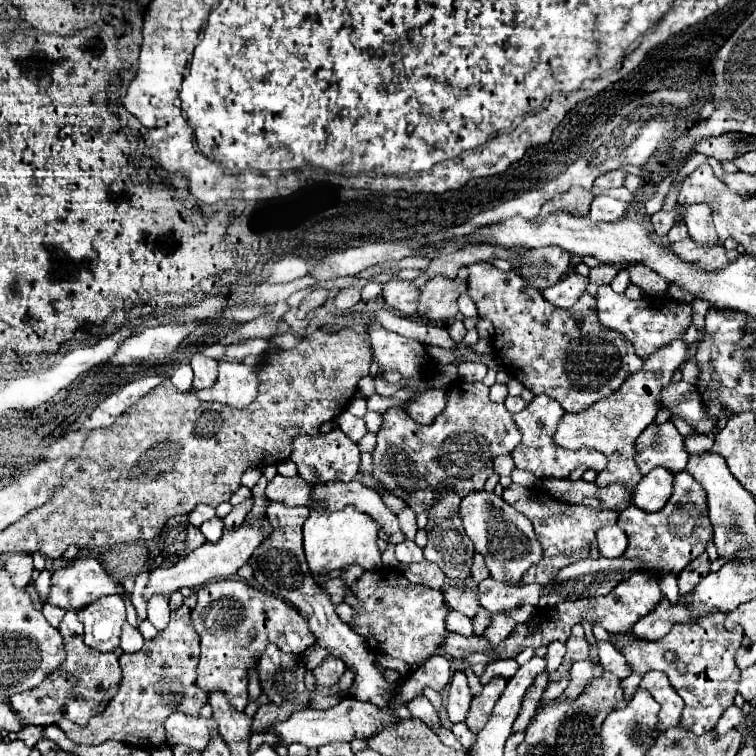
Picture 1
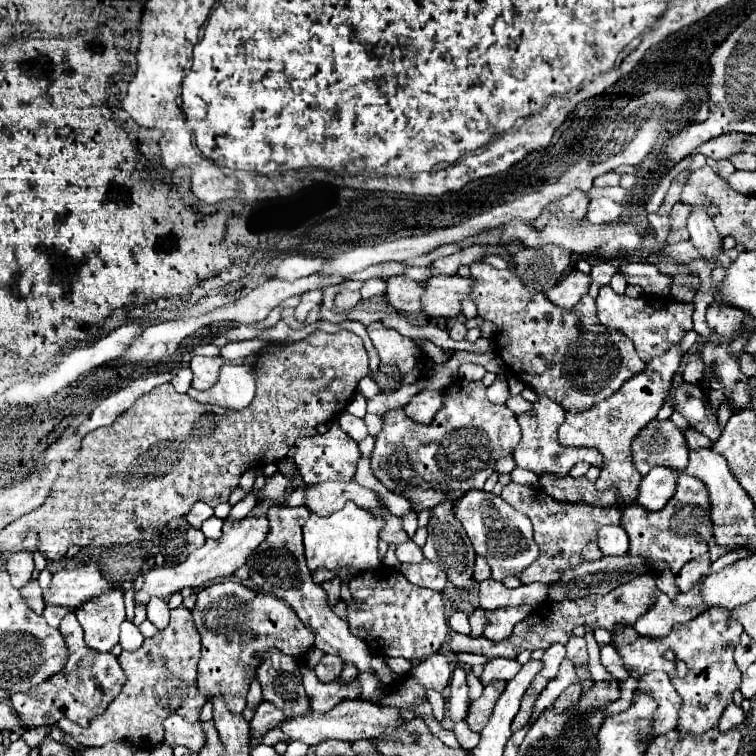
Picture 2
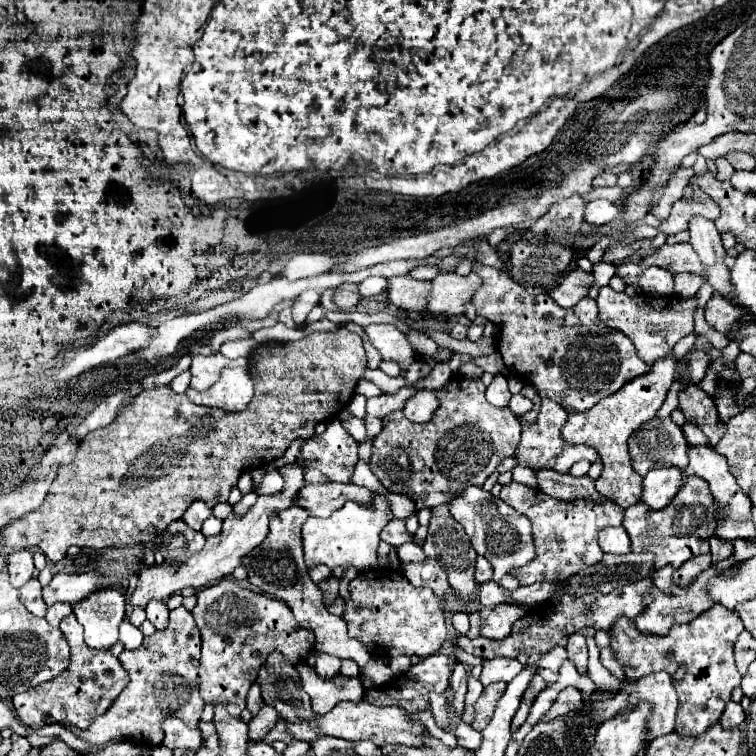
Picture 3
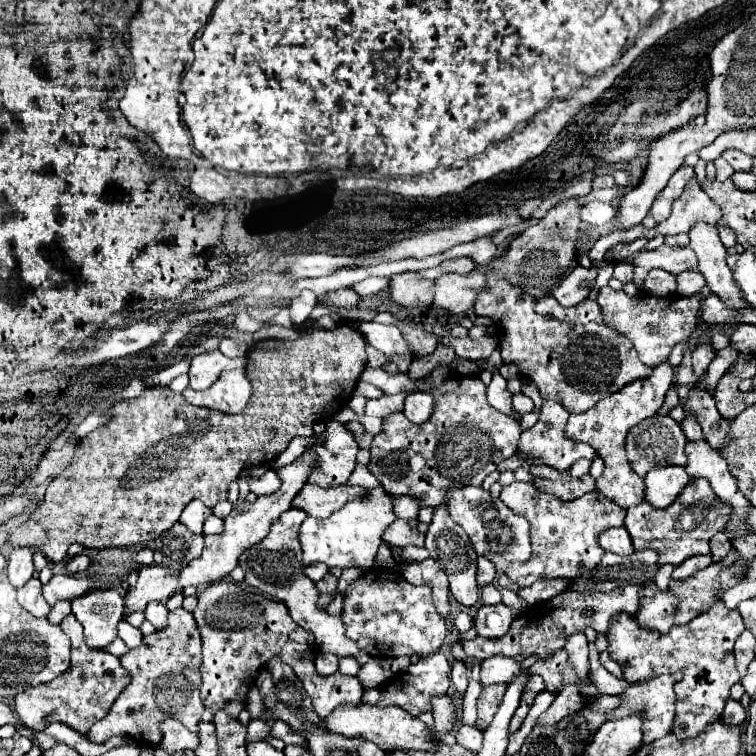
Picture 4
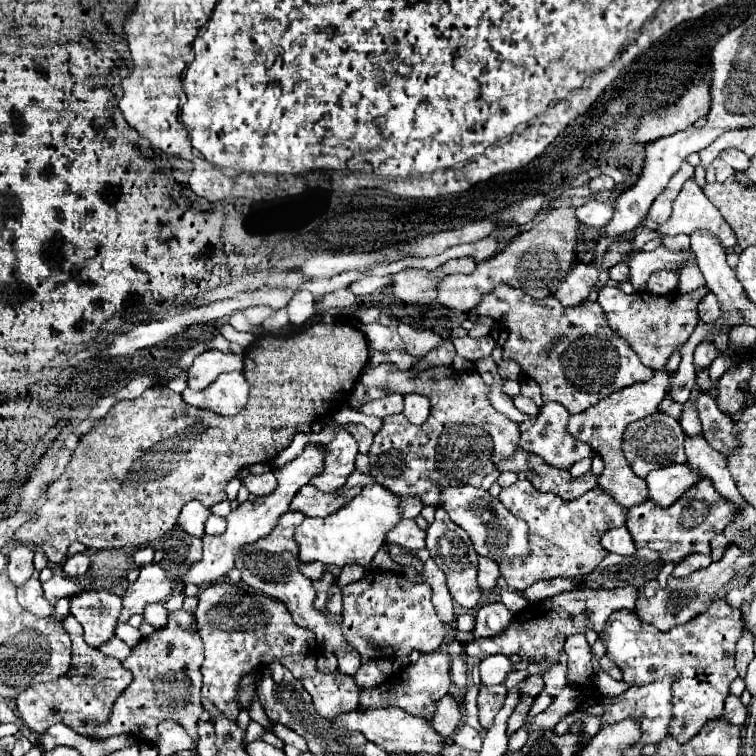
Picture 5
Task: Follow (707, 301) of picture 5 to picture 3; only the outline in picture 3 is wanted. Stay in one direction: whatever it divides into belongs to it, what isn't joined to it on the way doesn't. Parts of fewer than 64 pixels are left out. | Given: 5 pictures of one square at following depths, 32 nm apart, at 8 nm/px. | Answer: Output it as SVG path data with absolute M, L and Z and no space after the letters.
M714 294L708 304L704 306L704 318L706 322L722 332L722 334L728 334L732 330L732 326L736 328L738 322L740 322L740 316L742 316L742 308L738 306L732 306L728 300L724 300L722 296Z

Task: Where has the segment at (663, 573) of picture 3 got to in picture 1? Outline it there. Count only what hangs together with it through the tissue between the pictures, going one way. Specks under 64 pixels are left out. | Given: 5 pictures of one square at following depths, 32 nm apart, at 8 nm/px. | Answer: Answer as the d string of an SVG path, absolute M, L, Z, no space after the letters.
M672 574L664 575L658 578L657 583L668 600L672 604L676 604L680 596L676 577Z

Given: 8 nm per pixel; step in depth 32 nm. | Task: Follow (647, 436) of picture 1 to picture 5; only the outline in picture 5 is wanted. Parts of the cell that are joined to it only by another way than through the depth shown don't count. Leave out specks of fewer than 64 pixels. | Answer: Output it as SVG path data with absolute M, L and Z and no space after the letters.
M654 412L652 416L646 416L644 420L636 420L636 424L630 424L624 430L624 440L622 440L622 452L628 460L628 466L634 470L636 476L646 478L648 472L656 468L664 468L668 464L684 464L686 454L684 454L684 430L680 428L678 420Z

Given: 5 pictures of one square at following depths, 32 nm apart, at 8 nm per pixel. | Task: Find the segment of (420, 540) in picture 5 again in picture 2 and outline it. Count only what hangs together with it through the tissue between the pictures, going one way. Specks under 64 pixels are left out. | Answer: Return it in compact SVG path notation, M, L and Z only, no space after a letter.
M386 514L384 518L386 518L386 526L380 532L380 540L388 542L388 544L394 544L394 546L404 544L404 542L410 540L408 534L404 532L404 528L402 528L402 520L400 518L396 518L392 514Z

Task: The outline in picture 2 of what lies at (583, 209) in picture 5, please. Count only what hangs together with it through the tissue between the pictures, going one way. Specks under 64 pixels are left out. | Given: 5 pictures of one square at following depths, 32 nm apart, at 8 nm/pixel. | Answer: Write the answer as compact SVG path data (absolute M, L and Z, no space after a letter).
M596 198L588 204L586 220L592 220L594 224L612 224L620 220L626 204L624 202L614 202L610 198Z

